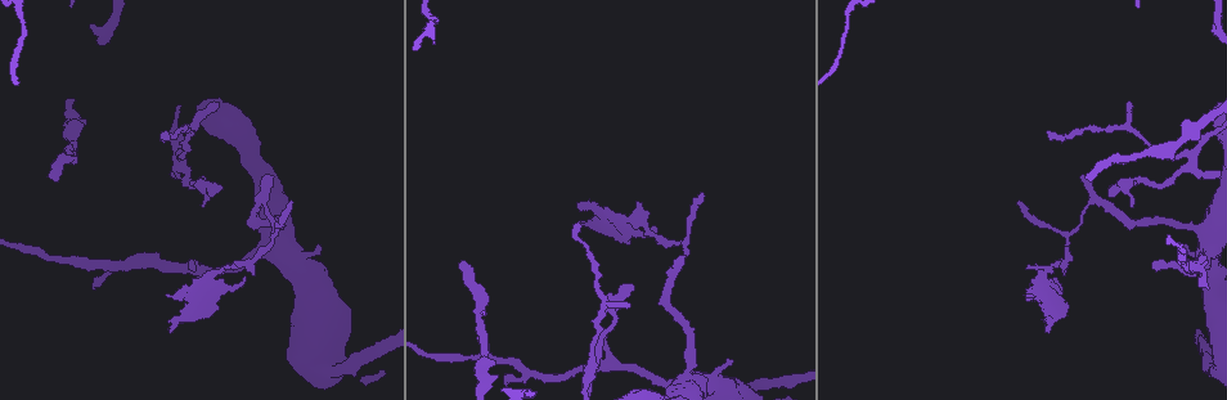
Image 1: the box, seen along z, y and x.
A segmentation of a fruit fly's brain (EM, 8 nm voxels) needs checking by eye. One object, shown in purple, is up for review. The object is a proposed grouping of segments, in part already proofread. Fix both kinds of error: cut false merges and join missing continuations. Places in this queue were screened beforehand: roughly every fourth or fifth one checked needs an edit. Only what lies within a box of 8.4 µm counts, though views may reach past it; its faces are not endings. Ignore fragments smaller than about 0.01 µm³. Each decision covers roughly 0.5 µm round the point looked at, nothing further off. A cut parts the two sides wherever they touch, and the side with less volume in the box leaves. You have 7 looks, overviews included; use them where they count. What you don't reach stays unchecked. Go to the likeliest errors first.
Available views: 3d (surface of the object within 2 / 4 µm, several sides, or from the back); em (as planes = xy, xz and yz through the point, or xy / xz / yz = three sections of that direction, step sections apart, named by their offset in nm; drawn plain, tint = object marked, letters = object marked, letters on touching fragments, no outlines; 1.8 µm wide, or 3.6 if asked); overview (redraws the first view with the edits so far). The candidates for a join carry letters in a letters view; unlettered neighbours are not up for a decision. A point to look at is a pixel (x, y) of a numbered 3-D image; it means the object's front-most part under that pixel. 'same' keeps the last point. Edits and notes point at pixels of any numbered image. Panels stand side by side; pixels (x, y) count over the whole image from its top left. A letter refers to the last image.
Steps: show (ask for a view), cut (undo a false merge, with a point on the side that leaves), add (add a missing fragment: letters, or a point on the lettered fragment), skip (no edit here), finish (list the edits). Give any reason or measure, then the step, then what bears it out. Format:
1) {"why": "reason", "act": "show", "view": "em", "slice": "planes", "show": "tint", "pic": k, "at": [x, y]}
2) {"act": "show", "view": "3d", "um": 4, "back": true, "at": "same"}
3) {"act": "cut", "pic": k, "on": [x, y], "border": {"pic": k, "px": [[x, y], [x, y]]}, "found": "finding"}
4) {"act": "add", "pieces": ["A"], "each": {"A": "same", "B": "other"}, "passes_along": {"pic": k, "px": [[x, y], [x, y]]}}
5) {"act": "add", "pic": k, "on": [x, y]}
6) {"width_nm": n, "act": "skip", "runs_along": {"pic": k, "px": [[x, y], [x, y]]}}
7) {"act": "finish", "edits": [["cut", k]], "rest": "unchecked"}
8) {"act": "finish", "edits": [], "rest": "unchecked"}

{"why": "an open end", "act": "show", "view": "3d", "um": 2, "pic": 1, "at": [49, 175]}

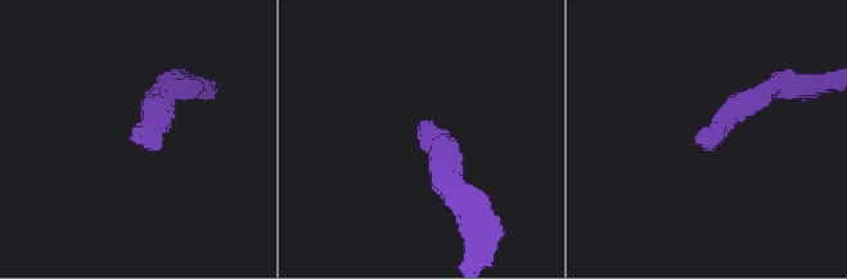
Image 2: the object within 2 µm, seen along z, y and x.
{"why": "shape alone is not enough", "act": "show", "view": "em", "um": 3.6, "slice": "planes", "show": "tint", "pic": 2, "at": [696, 141]}

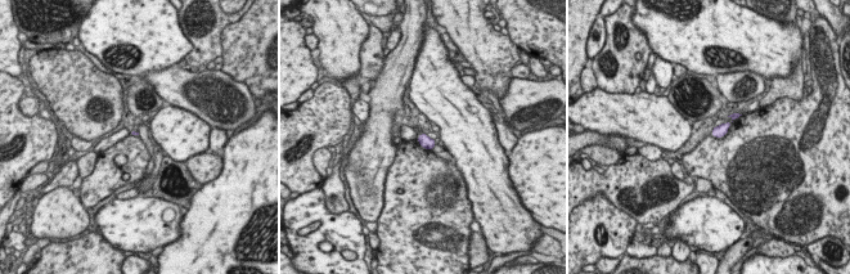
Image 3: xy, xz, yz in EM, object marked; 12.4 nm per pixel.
{"why": "see the neighbours", "act": "show", "view": "em", "um": 3.6, "slice": "planes", "show": "letters", "at": "same"}

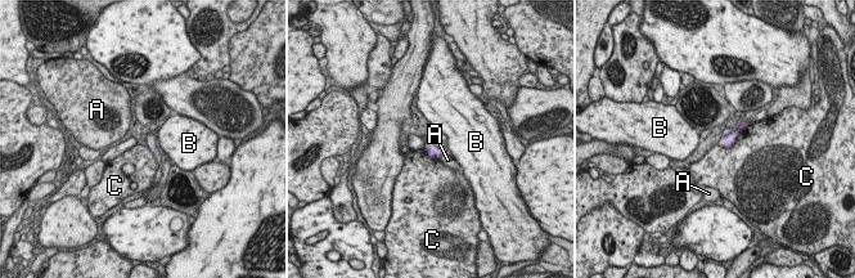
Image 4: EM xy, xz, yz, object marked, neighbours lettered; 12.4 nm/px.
{"longest_contact_nm": ["C", 480], "act": "skip", "each": {"A": "other", "B": "other", "C": "other"}, "found": "none of them fits"}

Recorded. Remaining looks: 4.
{"why": "three arms meet", "act": "show", "view": "3d", "um": 4, "pic": 1, "at": [592, 366]}

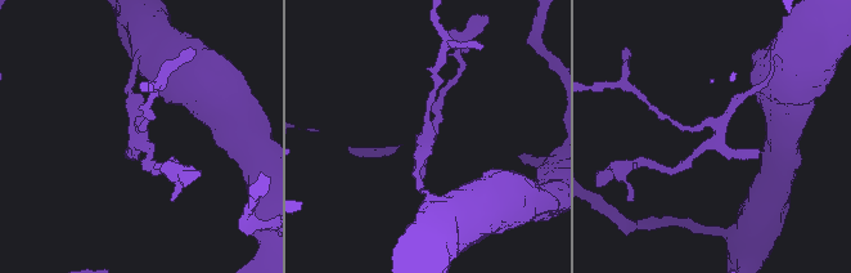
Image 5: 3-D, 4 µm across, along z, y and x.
{"act": "show", "view": "em", "slice": "planes", "show": "tint", "pic": 5, "at": [136, 127]}

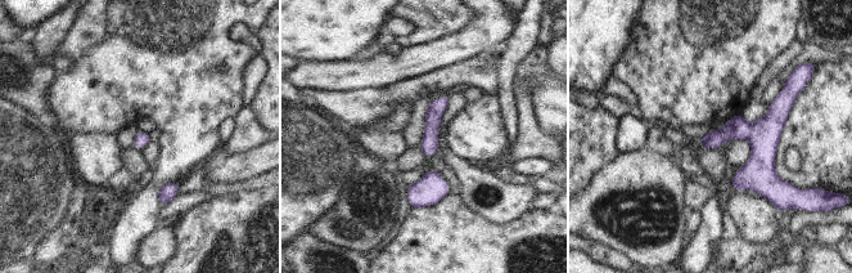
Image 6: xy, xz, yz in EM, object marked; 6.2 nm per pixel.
{"why": "see the neighbours", "act": "show", "view": "em", "slice": "planes", "show": "letters", "at": "same"}

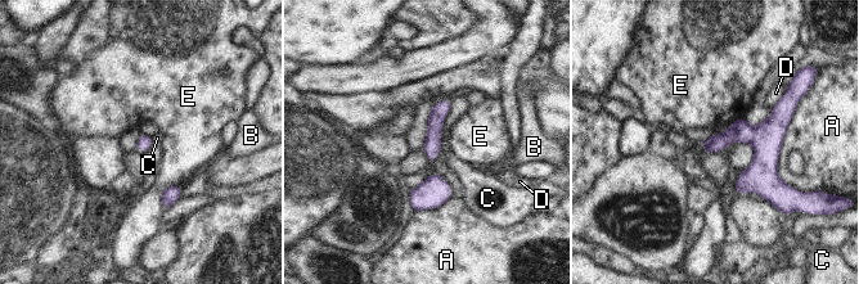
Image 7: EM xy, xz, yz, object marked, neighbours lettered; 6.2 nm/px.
{"act": "skip", "each": {"A": "other", "B": "other", "C": "other", "D": "other", "E": "other"}, "found": "all the same cell"}

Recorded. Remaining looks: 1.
{"act": "finish", "edits": [], "rest": "unchecked"}

